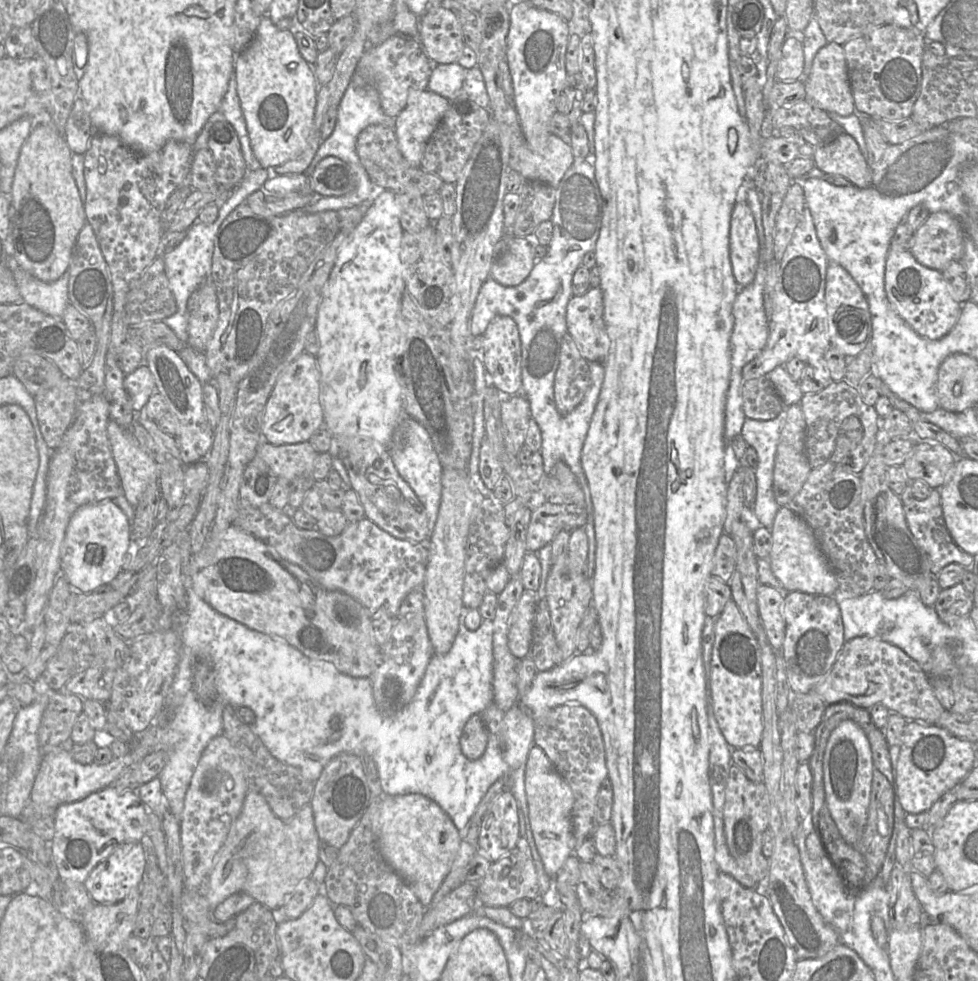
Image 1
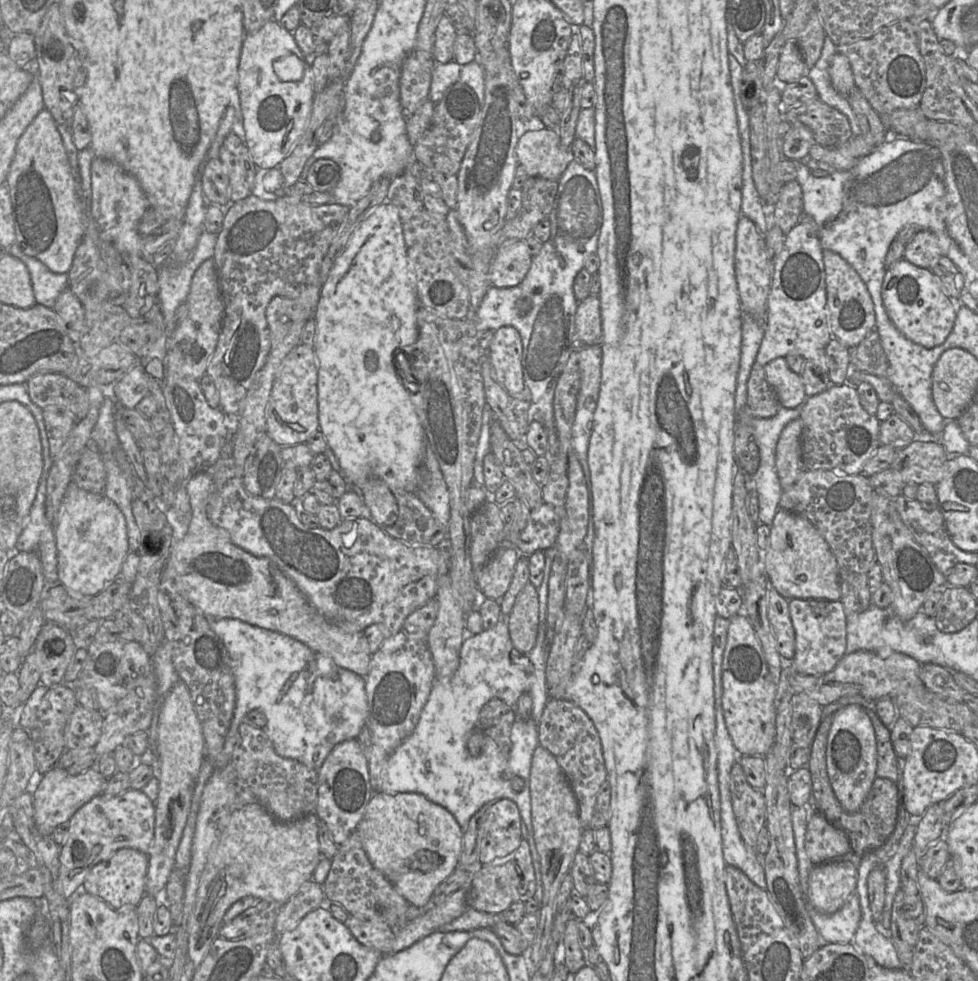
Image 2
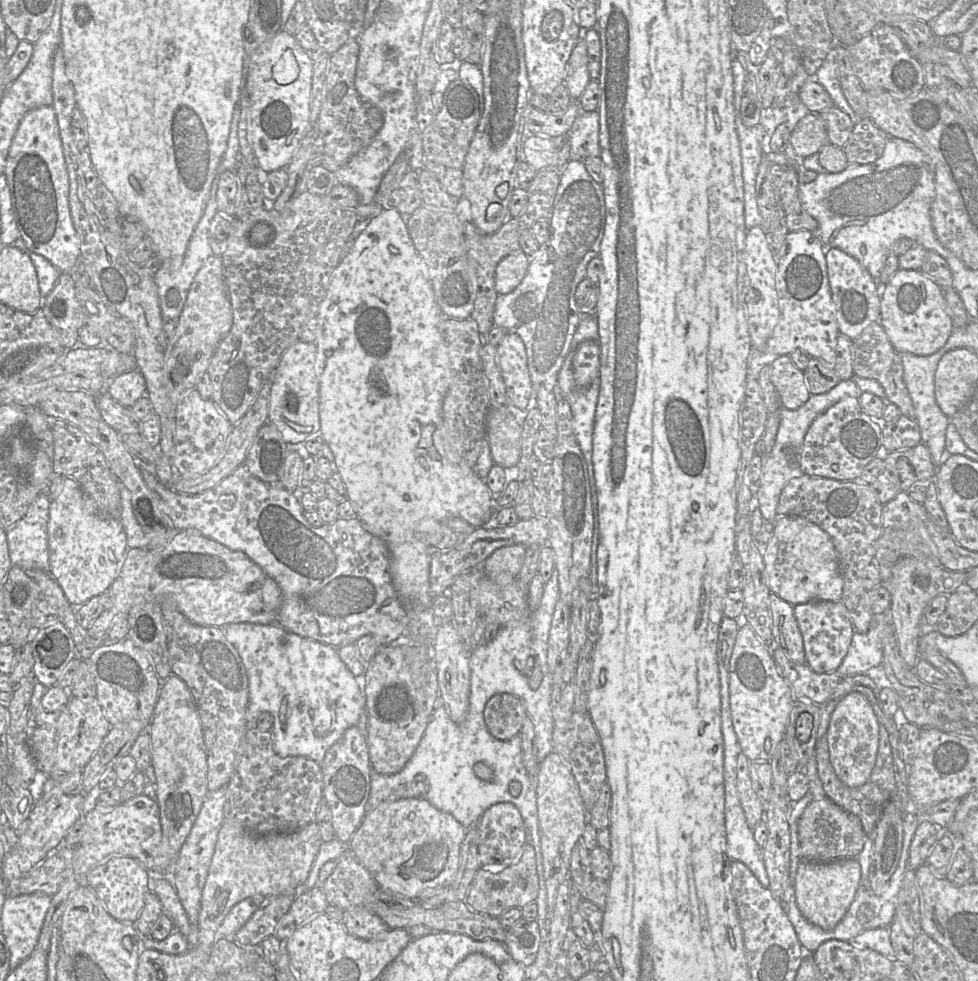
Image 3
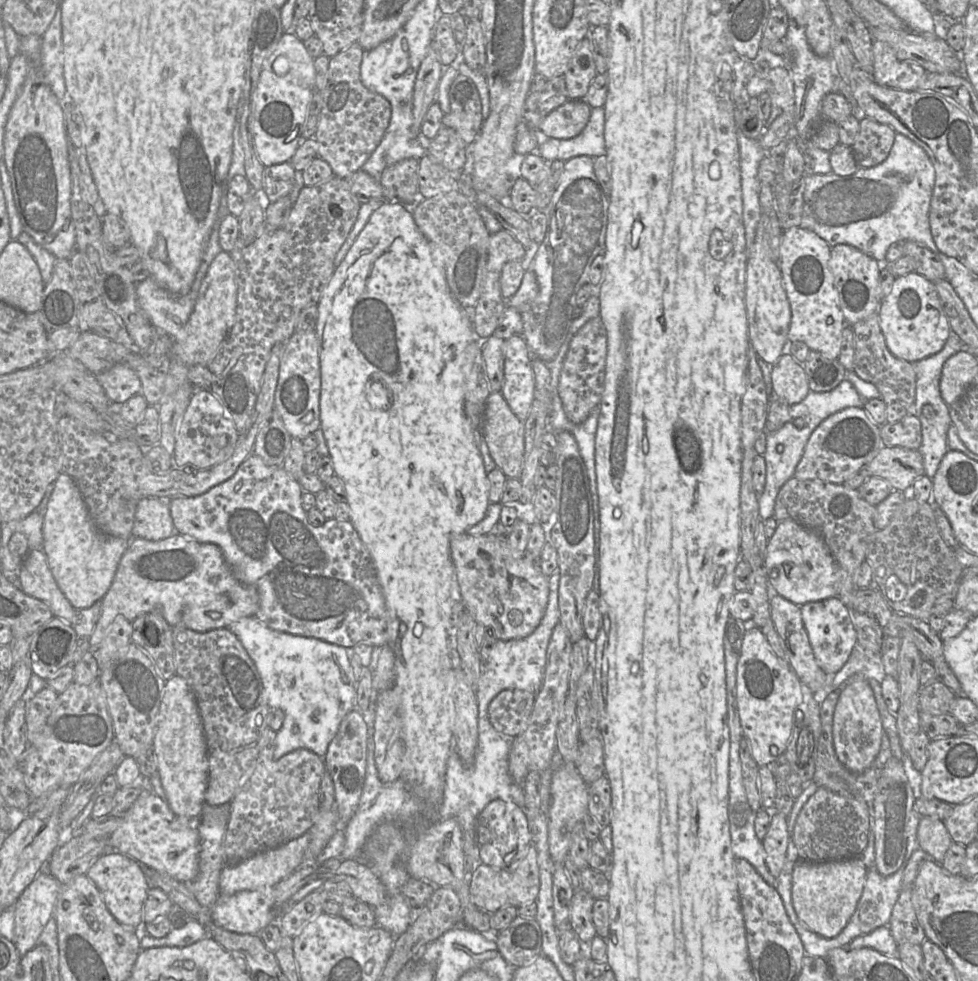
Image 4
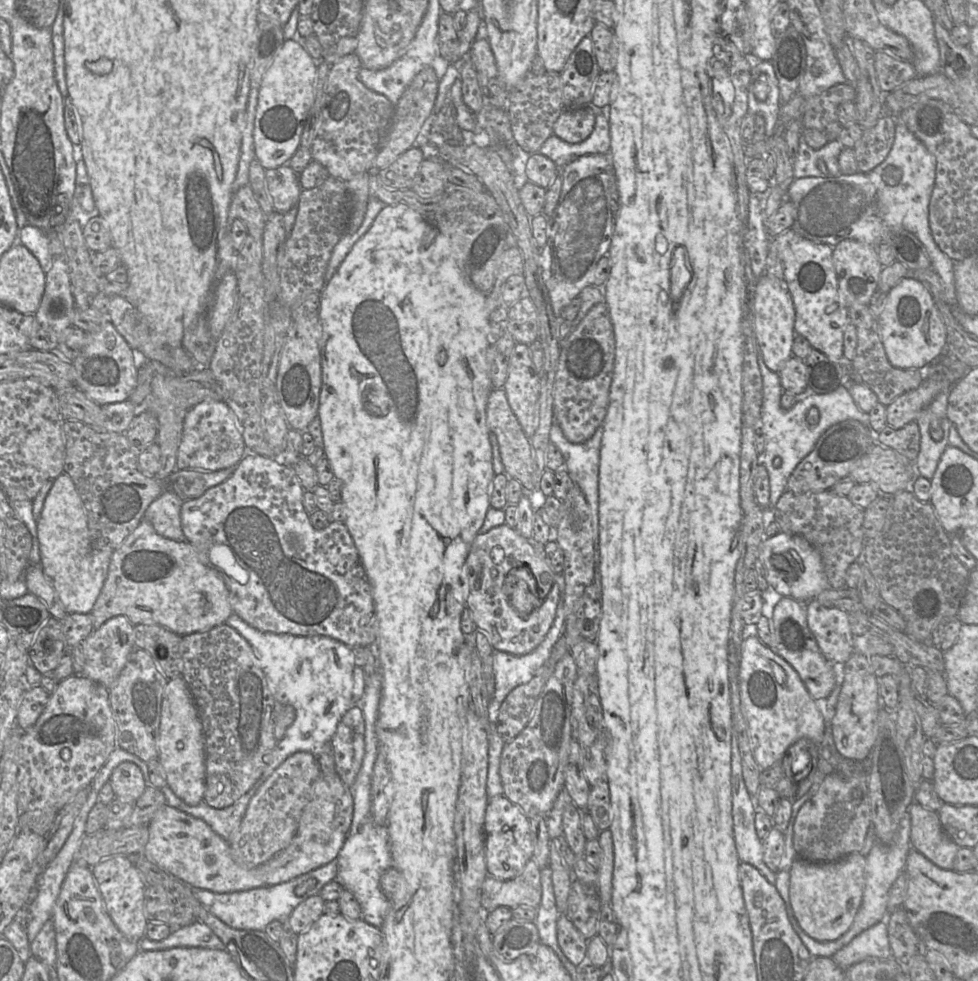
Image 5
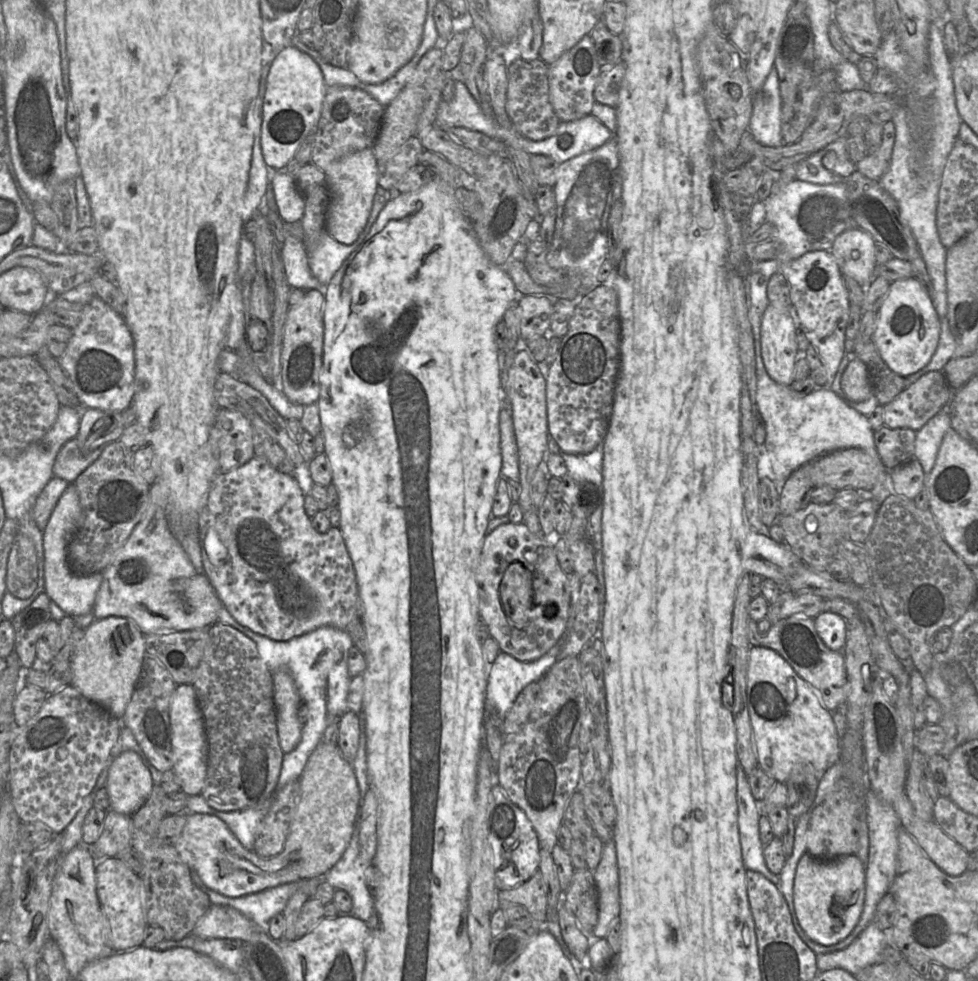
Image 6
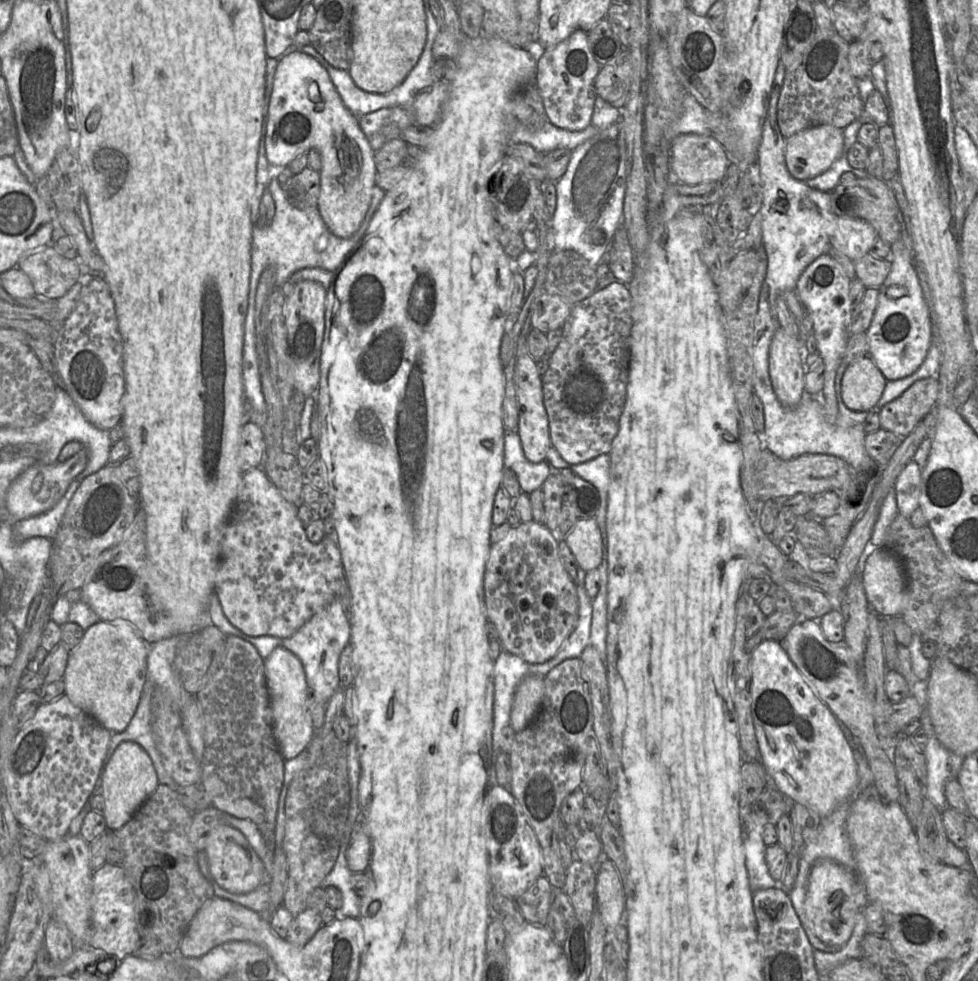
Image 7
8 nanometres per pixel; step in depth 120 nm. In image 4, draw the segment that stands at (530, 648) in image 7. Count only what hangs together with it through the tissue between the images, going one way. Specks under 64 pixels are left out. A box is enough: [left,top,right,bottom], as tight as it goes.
[449,533,549,640]

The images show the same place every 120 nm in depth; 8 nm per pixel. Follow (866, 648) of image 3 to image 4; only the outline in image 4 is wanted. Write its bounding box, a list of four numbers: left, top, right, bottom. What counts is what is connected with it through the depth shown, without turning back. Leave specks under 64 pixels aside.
[831,644,885,691]

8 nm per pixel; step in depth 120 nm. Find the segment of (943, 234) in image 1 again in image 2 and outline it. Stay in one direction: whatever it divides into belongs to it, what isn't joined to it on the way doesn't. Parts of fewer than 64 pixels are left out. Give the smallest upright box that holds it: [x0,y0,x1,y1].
[903,229,941,269]

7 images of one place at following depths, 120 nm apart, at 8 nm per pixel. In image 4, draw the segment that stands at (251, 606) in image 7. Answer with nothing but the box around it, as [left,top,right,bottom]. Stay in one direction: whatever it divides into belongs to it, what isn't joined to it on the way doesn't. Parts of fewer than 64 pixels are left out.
[169,454,389,650]

